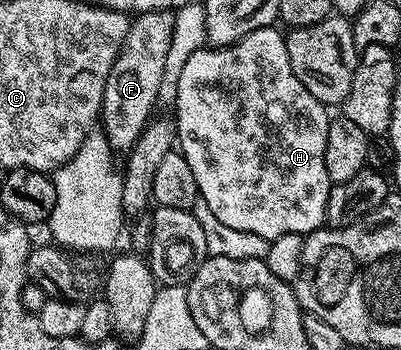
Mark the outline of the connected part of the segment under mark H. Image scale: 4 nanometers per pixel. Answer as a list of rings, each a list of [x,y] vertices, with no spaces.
[[[279,27],[259,28],[246,34],[236,44],[227,44],[224,48],[205,46],[186,61],[182,66],[182,74],[176,77],[174,95],[176,95],[176,138],[178,151],[190,162],[190,170],[194,170],[194,182],[200,191],[199,199],[208,207],[215,223],[221,228],[228,228],[232,232],[243,232],[245,236],[260,236],[269,242],[277,240],[282,234],[298,234],[304,236],[315,232],[317,228],[325,227],[326,202],[330,181],[324,165],[326,142],[328,141],[328,125],[330,123],[329,109],[302,82],[298,82],[298,74],[294,74],[294,66],[290,66],[290,54],[285,33]]]

